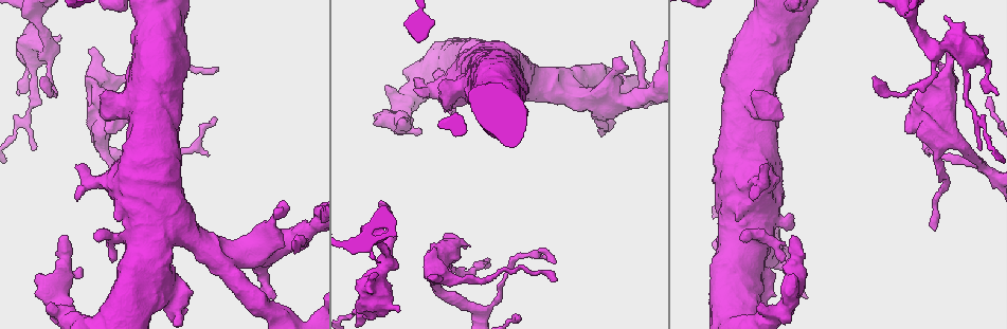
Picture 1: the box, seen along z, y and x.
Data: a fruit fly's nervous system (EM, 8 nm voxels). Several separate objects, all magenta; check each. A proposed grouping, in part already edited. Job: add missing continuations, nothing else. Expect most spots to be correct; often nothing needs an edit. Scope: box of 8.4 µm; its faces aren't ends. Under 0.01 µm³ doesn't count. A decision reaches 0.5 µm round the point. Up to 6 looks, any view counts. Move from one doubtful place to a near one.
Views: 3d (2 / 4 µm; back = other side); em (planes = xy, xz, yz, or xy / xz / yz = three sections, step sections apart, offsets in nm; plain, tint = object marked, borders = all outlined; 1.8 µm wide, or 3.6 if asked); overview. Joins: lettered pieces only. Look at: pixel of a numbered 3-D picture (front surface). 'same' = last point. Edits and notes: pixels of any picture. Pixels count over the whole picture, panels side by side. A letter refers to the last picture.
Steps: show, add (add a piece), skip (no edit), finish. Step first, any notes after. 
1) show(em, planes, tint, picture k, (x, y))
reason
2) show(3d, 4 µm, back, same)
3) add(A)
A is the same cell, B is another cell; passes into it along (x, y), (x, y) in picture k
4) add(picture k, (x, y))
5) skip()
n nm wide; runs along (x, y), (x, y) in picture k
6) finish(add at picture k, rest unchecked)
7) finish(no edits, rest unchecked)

show(3d, 2 µm, picture 1, (127, 123))
stops while still wide

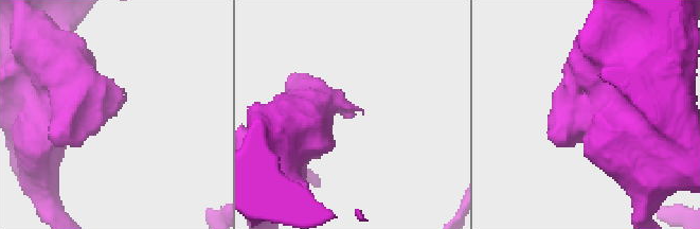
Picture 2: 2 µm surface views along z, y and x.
show(em, planes, plain, picture 2, (115, 113))
shape alone is not enough

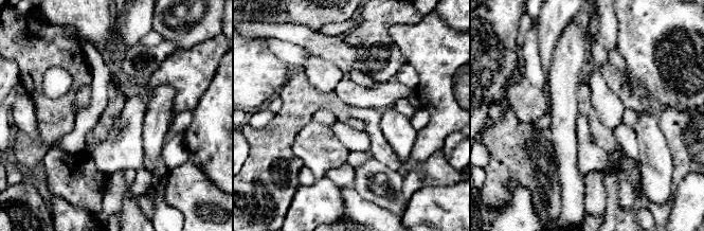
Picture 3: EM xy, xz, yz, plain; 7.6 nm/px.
show(em, planes, borders, same)
see the neighbours

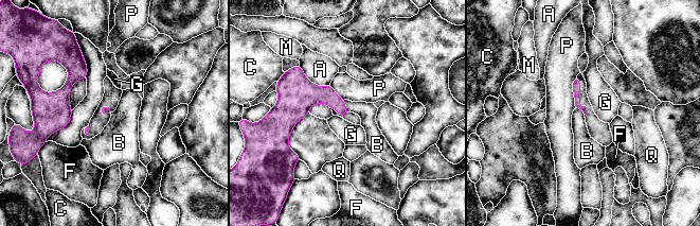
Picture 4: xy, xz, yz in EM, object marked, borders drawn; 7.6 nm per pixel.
skip()
A, B, C, F, G, M, P and Q are other cells; border along (343, 100), (348, 111) in picture 4; no lettered piece goes on from it

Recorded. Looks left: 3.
show(em, 3.6 µm, planes, borders, picture 1, (57, 37))
branch stops here

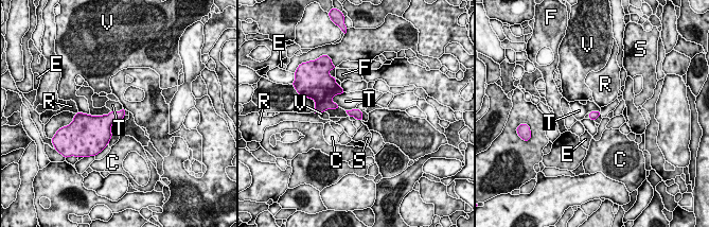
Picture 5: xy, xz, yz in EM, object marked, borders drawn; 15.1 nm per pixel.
skip()
130 nm wide; C, E, F, R, S, T and V are other cells; border along (344, 92), (337, 93), (331, 101) in picture 5; no lettered piece goes on from it

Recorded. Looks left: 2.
show(3d, 4 µm, picture 1, (873, 76))
free end

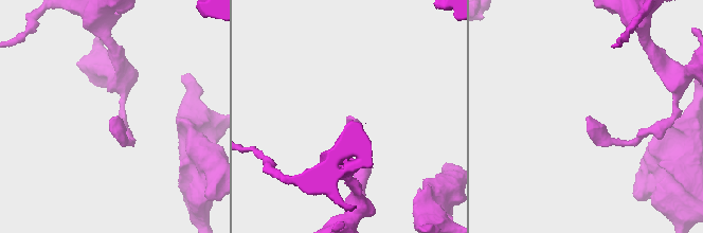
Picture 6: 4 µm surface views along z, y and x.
show(em, planes, borders, picture 6, (347, 116))
now the EM

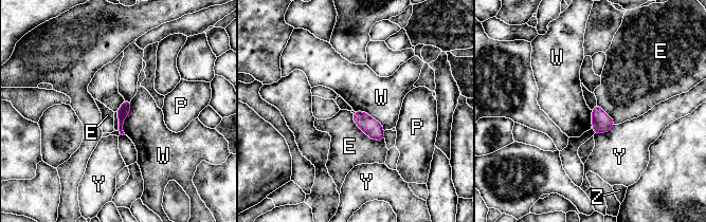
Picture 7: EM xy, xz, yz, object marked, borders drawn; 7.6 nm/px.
skip()
90 nm wide; E, P, W, Y and Z are other cells; border along (131, 100), (124, 134) in picture 7; none of them fits

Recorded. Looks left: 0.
finish(no edits, rest unchecked)

